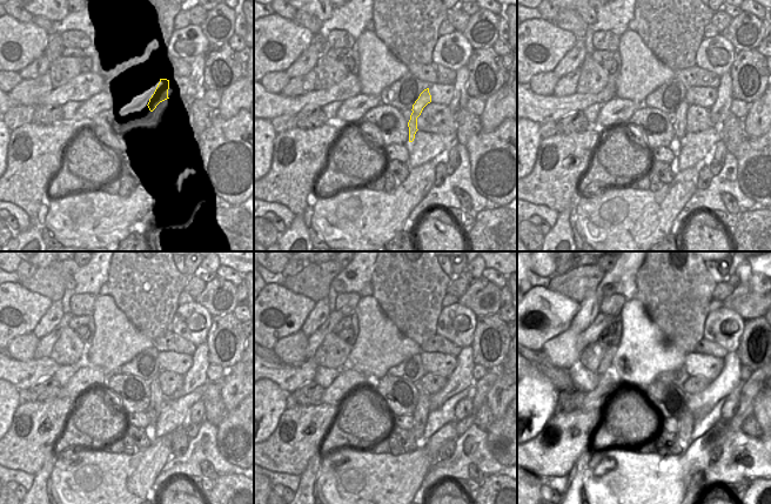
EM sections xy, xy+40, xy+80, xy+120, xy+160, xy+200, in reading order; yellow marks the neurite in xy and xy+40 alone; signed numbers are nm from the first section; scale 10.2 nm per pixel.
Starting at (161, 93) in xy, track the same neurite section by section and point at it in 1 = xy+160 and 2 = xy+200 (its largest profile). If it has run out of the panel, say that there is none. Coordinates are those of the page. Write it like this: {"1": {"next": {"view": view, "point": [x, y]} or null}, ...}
{"1": {"next": {"view": "xy+160", "point": [421, 412]}}, "2": {"next": {"view": "xy+200", "point": [685, 421]}}}

